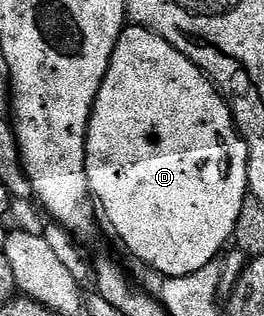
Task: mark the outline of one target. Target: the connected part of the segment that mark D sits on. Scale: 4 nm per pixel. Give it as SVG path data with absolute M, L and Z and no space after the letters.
M129 25L114 48L108 71L96 97L96 103L92 105L92 118L88 121L88 143L86 144L88 189L102 211L103 221L105 218L112 225L113 232L124 241L125 248L138 261L145 262L150 269L164 274L165 279L181 278L187 274L193 274L208 265L209 262L217 261L216 253L224 245L228 246L233 237L239 213L242 212L246 203L246 186L243 181L228 183L227 176L220 171L223 166L228 166L232 162L227 148L224 147L224 138L230 137L231 134L234 134L234 123L229 103L208 81L207 74L202 73L186 56L182 56L182 52L178 52L165 38L159 38L144 26Z

